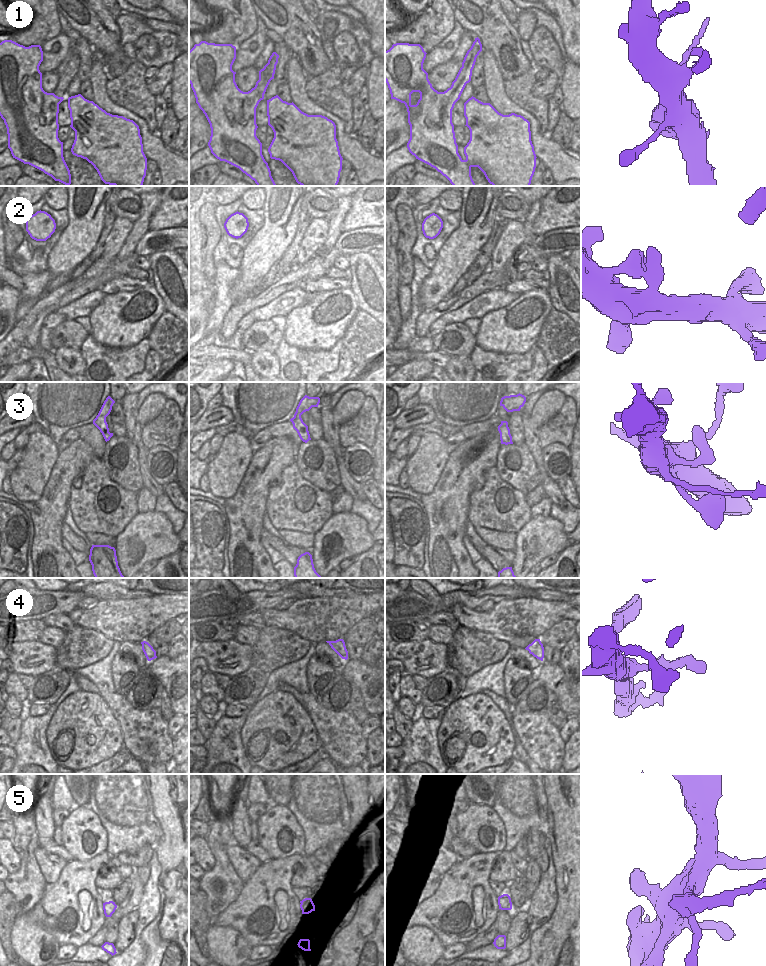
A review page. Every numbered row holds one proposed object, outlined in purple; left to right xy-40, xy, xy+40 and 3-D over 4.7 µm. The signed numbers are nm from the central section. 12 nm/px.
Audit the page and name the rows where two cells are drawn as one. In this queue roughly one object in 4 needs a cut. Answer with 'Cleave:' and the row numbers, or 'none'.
Cleave: 5.

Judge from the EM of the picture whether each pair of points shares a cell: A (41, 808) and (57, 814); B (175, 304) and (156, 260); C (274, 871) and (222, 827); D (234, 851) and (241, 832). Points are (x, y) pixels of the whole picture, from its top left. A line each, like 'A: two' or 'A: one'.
A: two
B: one
C: two
D: two

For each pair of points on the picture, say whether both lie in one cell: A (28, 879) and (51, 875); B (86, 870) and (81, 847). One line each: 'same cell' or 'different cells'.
A: different cells
B: different cells

